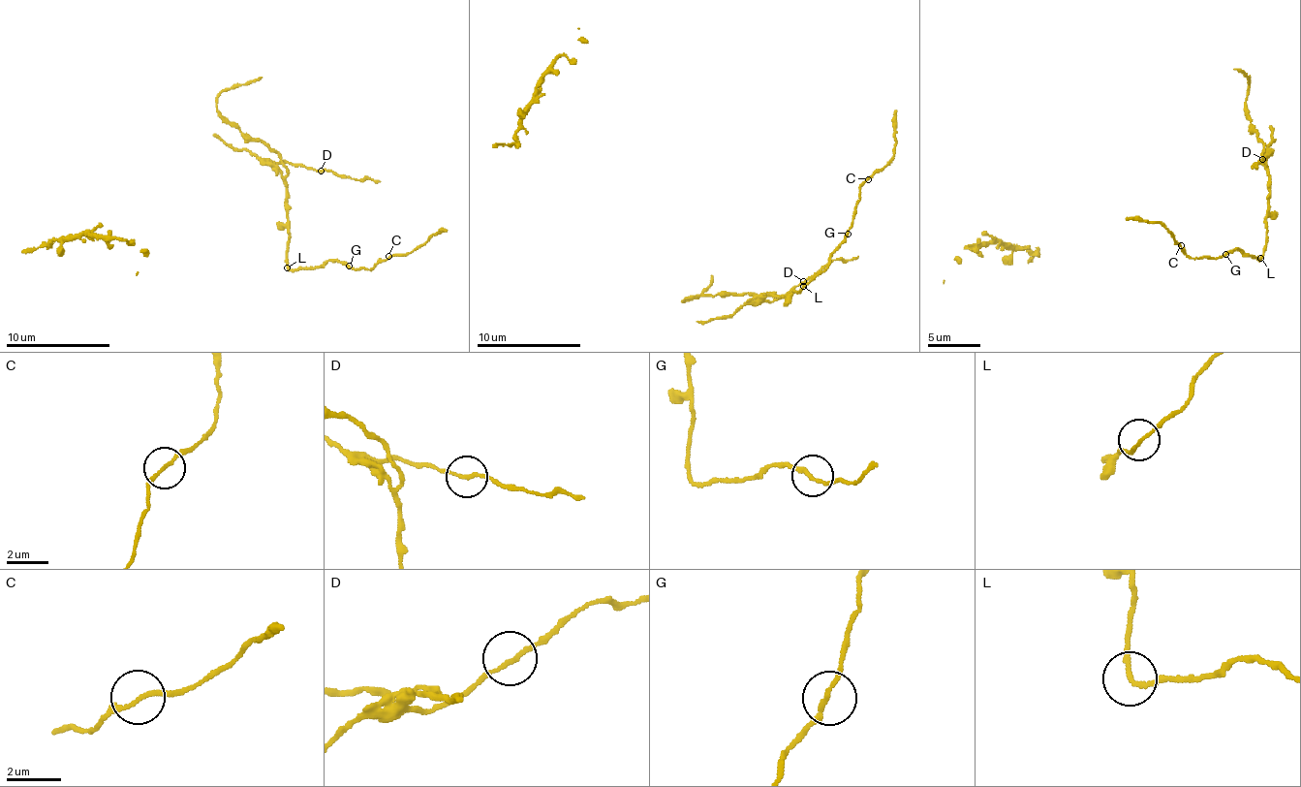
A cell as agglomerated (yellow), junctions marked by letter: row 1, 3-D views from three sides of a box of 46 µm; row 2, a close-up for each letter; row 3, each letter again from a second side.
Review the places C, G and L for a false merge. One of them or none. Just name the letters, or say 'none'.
L

